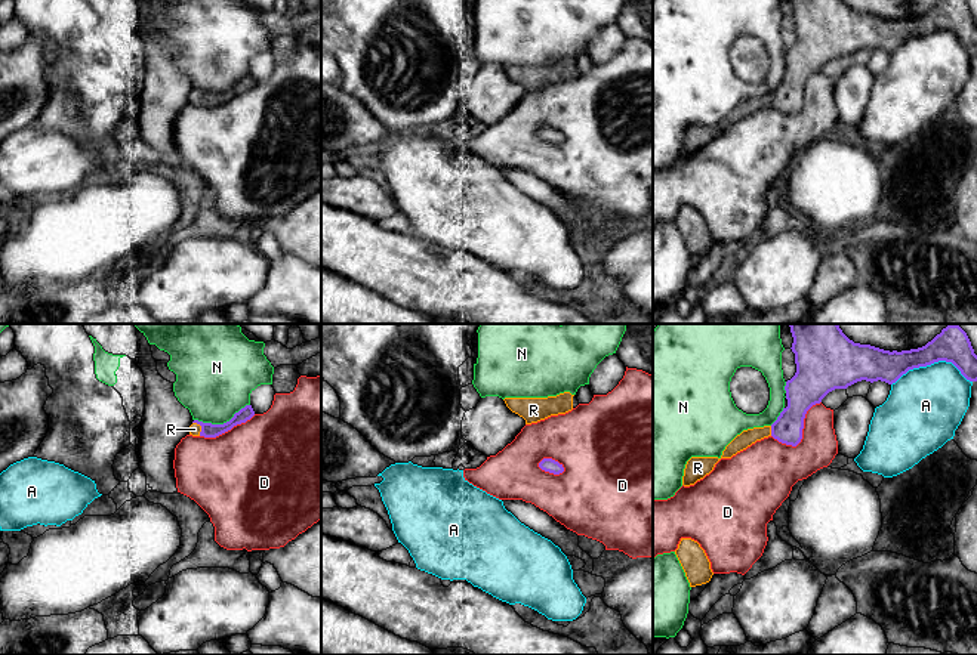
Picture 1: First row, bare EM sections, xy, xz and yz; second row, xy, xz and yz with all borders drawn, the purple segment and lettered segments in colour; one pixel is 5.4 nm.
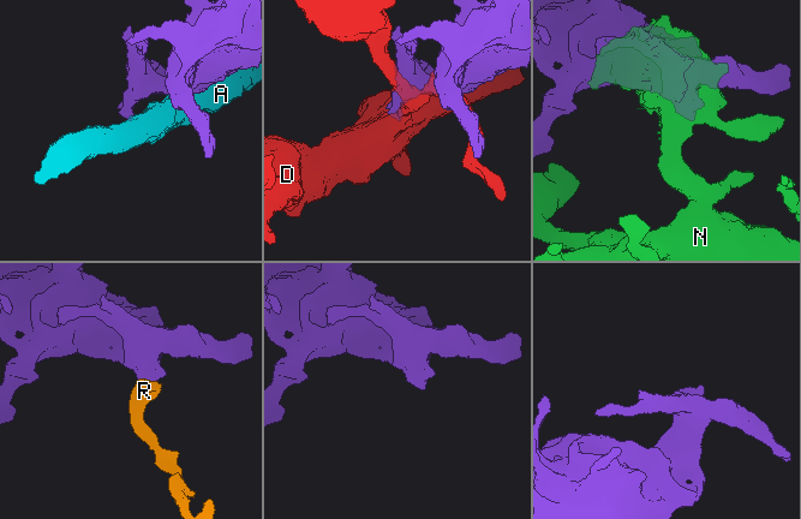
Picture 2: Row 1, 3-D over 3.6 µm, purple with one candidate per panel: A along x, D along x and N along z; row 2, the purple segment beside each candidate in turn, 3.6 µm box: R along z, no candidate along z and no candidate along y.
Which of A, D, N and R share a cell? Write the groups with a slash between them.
A / D / N / R

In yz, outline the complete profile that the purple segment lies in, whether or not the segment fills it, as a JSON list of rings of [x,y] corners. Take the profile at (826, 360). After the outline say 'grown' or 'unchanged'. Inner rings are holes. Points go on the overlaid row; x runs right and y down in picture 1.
[[[789,324],[793,337],[796,373],[786,381],[788,407],[771,426],[737,435],[722,451],[731,458],[756,441],[773,436],[796,447],[802,439],[807,411],[835,389],[866,381],[896,383],[909,370],[939,361],[952,362],[961,374],[977,381],[977,355],[959,325],[947,325],[925,346],[910,350],[884,350],[850,340],[838,324]]]; grown

